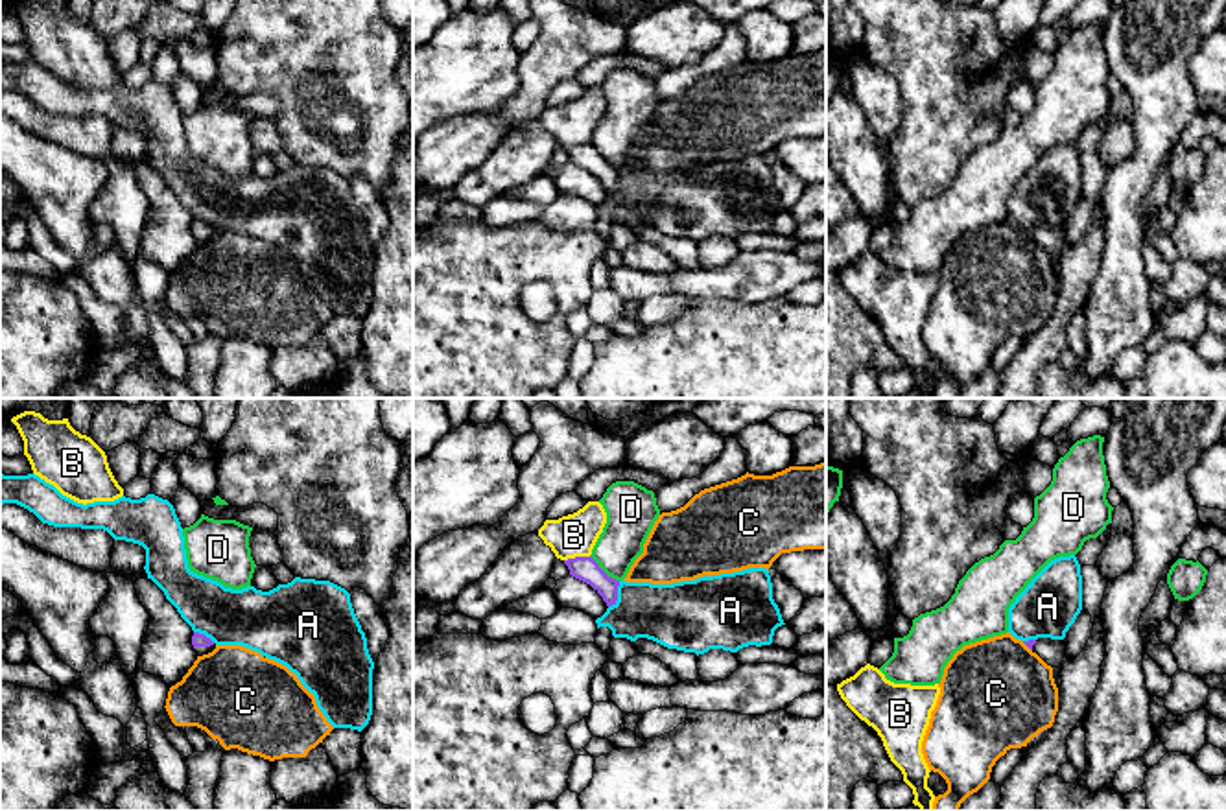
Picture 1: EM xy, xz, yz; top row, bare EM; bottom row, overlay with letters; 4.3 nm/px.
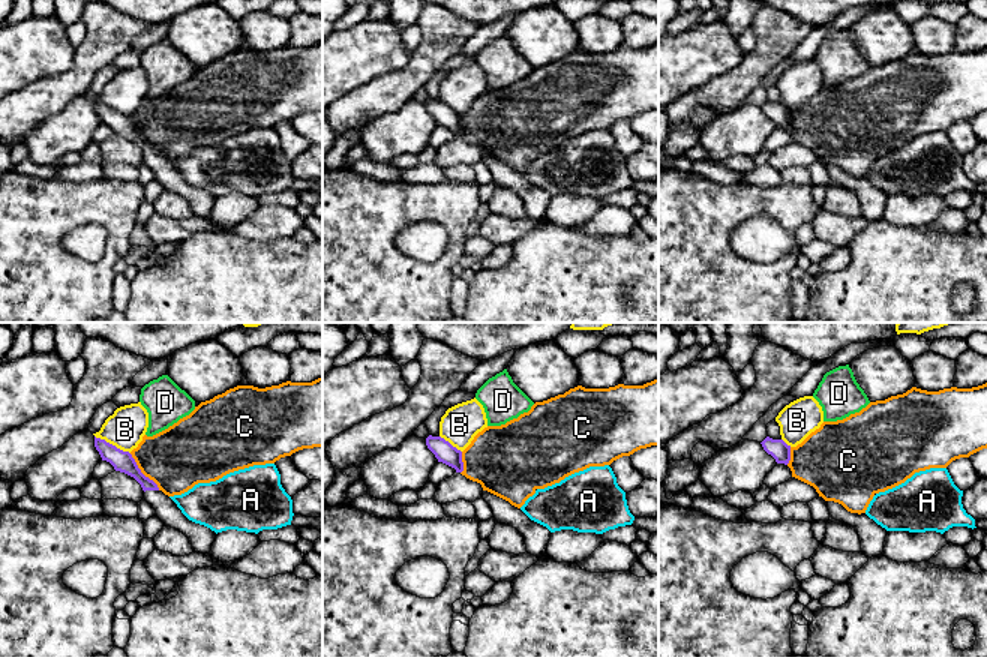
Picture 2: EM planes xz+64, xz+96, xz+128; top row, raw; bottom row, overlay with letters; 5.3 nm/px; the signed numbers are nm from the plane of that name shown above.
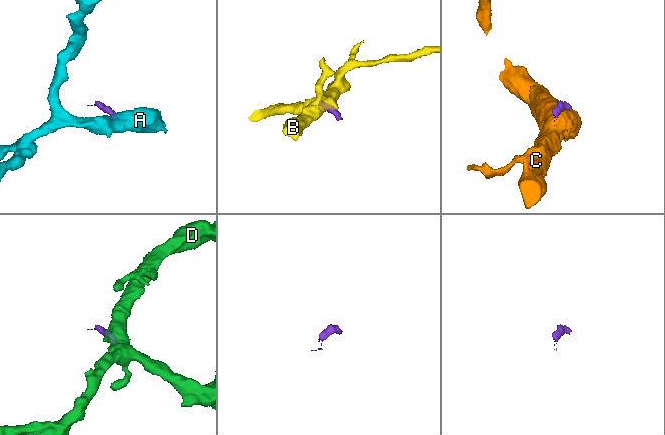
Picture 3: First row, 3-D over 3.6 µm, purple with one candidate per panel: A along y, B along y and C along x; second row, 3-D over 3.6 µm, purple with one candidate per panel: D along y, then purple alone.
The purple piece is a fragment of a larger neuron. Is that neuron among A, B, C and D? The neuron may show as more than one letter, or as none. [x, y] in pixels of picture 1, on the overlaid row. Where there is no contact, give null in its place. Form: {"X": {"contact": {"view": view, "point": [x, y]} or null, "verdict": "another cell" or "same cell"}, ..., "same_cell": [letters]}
{"A": {"contact": {"view": "xz", "point": [616, 594]}, "verdict": "another cell"}, "B": {"contact": {"view": "xz", "point": [576, 557]}, "verdict": "another cell"}, "C": {"contact": {"view": "yz", "point": [1027, 646]}, "verdict": "another cell"}, "D": {"contact": {"view": "xz", "point": [601, 570]}, "verdict": "another cell"}, "same_cell": []}

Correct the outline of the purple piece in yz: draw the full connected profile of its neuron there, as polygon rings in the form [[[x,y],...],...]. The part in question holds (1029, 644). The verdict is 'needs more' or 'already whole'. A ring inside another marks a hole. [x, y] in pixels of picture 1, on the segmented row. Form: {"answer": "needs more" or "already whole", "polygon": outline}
{"answer": "needs more", "polygon": [[[1038,638],[1023,643],[1051,667],[1058,667],[1067,662],[1064,640]]]}

